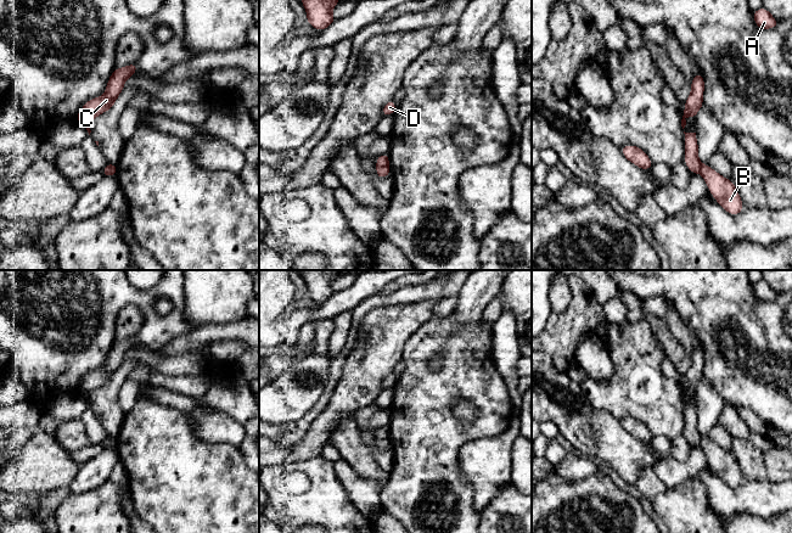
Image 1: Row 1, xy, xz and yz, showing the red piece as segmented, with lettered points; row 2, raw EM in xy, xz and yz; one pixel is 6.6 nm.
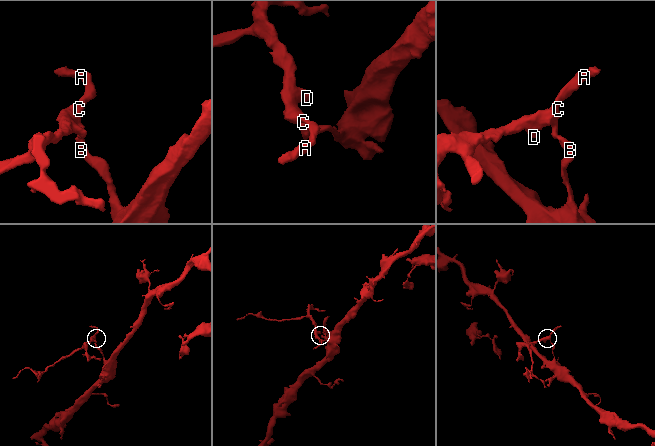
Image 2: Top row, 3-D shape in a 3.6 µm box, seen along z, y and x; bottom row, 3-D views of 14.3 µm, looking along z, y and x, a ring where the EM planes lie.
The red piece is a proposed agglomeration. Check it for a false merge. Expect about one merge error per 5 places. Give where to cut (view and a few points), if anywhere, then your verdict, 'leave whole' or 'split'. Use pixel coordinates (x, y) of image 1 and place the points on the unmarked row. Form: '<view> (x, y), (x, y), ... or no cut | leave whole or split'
xz (387, 437), (377, 439) | split

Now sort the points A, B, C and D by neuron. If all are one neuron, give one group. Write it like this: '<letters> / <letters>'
A C D / B

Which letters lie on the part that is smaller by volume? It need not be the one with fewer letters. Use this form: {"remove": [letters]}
{"remove": ["A", "C", "D"]}

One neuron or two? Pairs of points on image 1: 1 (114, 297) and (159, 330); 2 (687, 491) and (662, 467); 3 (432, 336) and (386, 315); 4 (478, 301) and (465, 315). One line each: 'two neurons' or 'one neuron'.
1: one neuron
2: two neurons
3: two neurons
4: one neuron

